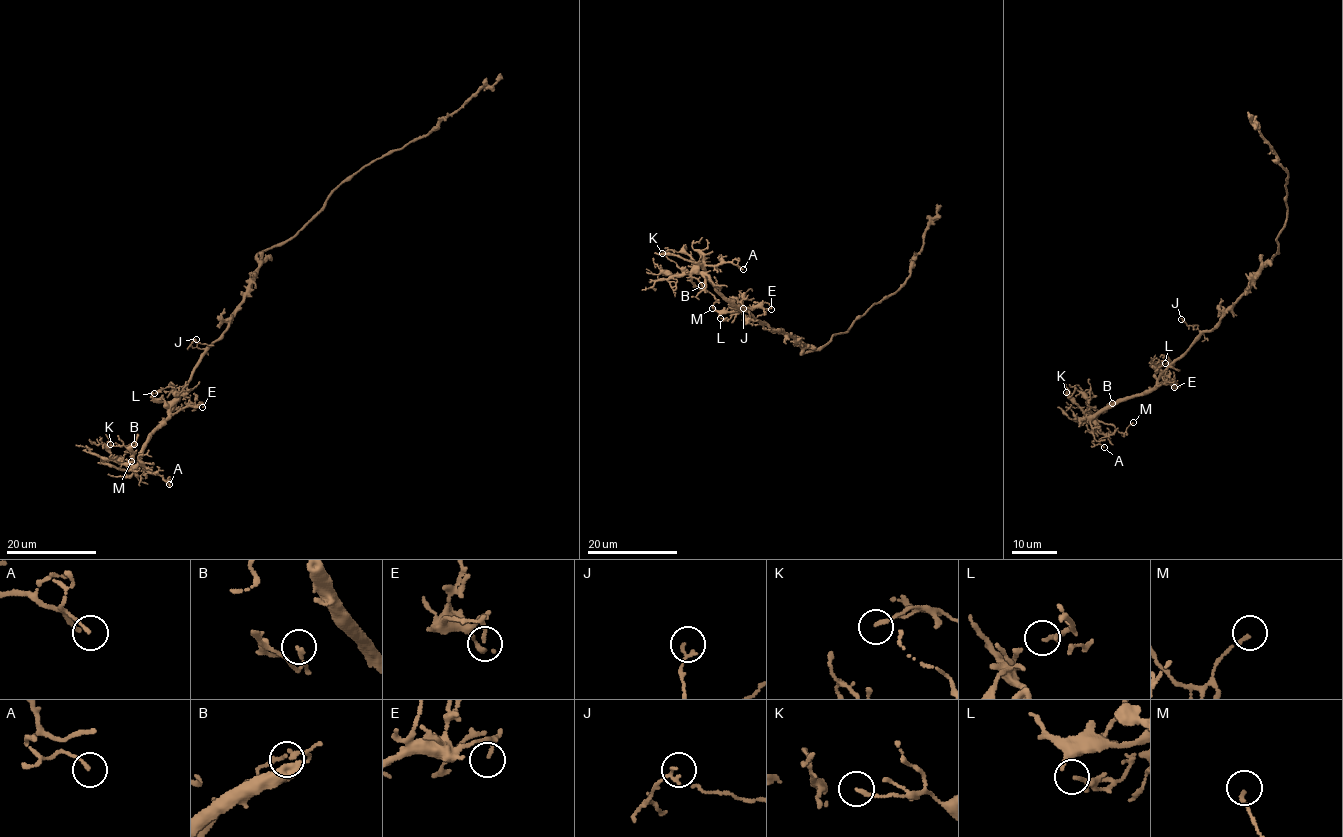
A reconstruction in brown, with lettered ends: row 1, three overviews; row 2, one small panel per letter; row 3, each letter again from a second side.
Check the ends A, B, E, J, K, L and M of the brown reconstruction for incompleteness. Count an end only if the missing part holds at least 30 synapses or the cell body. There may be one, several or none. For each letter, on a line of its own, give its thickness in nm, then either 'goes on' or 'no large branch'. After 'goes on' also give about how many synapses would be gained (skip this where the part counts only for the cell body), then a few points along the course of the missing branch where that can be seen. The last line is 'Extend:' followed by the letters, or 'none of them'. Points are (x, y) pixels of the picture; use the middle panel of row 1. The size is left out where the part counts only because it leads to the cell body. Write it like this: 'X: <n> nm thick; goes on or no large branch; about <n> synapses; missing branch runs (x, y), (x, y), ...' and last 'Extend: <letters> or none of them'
A: 120 nm thick; no large branch
B: 120 nm thick; no large branch
E: 120 nm thick; no large branch
J: 110 nm thick; no large branch
K: 150 nm thick; no large branch
L: 180 nm thick; no large branch
M: 140 nm thick; no large branch
Extend: none of them

